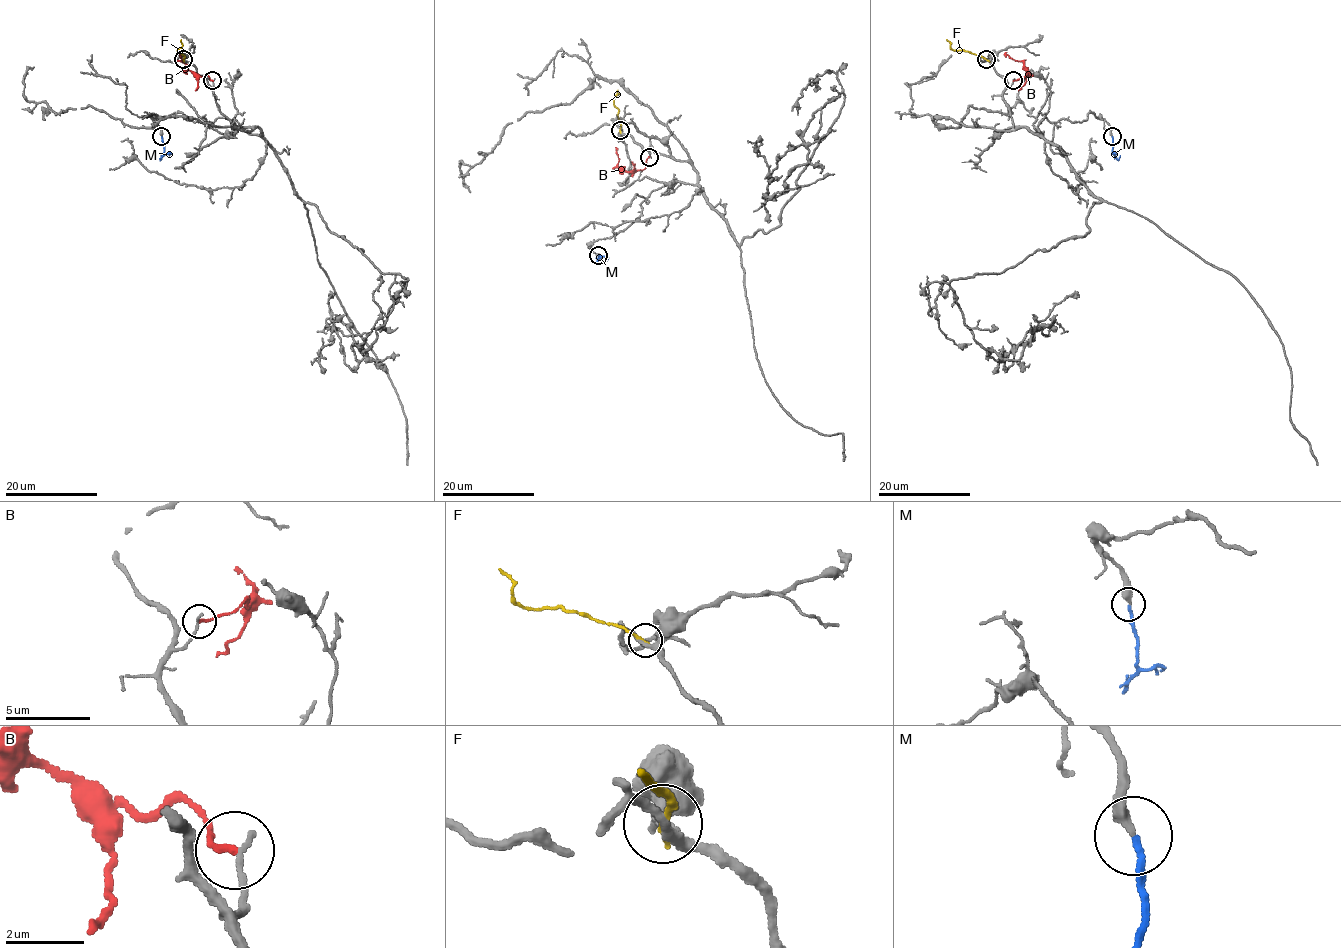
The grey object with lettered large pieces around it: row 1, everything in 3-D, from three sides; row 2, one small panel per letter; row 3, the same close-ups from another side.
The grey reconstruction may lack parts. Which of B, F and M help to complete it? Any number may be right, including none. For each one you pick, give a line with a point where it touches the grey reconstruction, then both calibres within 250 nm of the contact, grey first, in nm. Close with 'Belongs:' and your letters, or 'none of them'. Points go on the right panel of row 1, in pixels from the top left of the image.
M: contact (1112, 136); calibres 320 and 160 nm
Belongs: M

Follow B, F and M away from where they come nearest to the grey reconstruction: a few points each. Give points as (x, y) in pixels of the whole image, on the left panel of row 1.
B: (213, 81), (206, 75), (195, 76), (179, 54)
F: (184, 59), (178, 51), (182, 45), (181, 39)
M: (162, 136), (164, 154), (160, 159), (162, 155)

